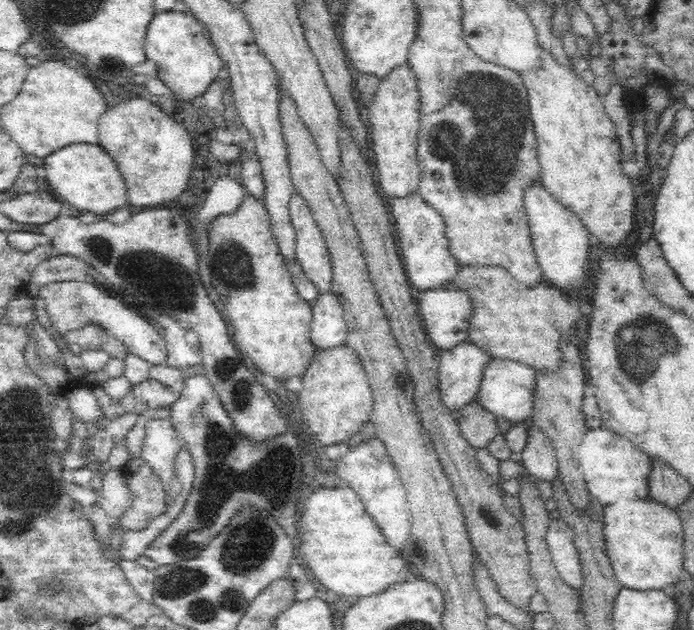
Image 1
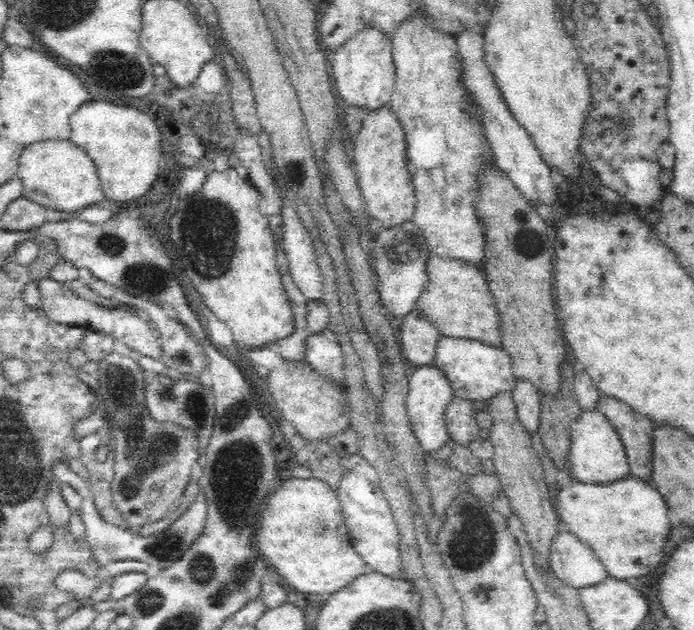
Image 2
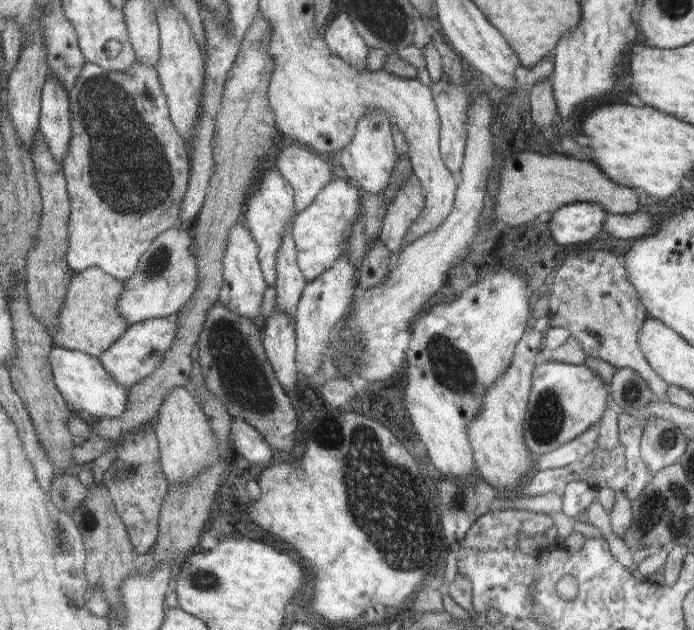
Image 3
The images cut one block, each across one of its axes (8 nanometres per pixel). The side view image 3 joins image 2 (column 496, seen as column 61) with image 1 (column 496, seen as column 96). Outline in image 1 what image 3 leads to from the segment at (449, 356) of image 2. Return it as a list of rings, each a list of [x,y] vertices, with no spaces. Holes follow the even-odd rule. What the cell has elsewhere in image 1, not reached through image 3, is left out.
[[[488,356],[484,362],[480,376],[478,376],[478,388],[474,392],[474,400],[492,412],[496,418],[504,416],[512,424],[524,424],[530,420],[530,408],[532,408],[532,398],[530,398],[530,382],[534,376],[534,366],[526,362],[518,362],[506,356]]]

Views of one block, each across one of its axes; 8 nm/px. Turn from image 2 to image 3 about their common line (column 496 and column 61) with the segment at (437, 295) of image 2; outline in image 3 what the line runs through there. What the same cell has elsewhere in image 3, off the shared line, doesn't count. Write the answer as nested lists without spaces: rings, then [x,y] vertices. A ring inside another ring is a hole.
[[[89,268],[81,270],[73,284],[71,292],[65,304],[65,310],[61,312],[61,330],[55,336],[57,346],[81,350],[93,356],[103,356],[109,352],[127,332],[131,330],[131,320],[123,316],[119,302],[123,300],[123,294],[127,292],[127,282],[123,282],[117,276],[111,276],[103,268]]]

